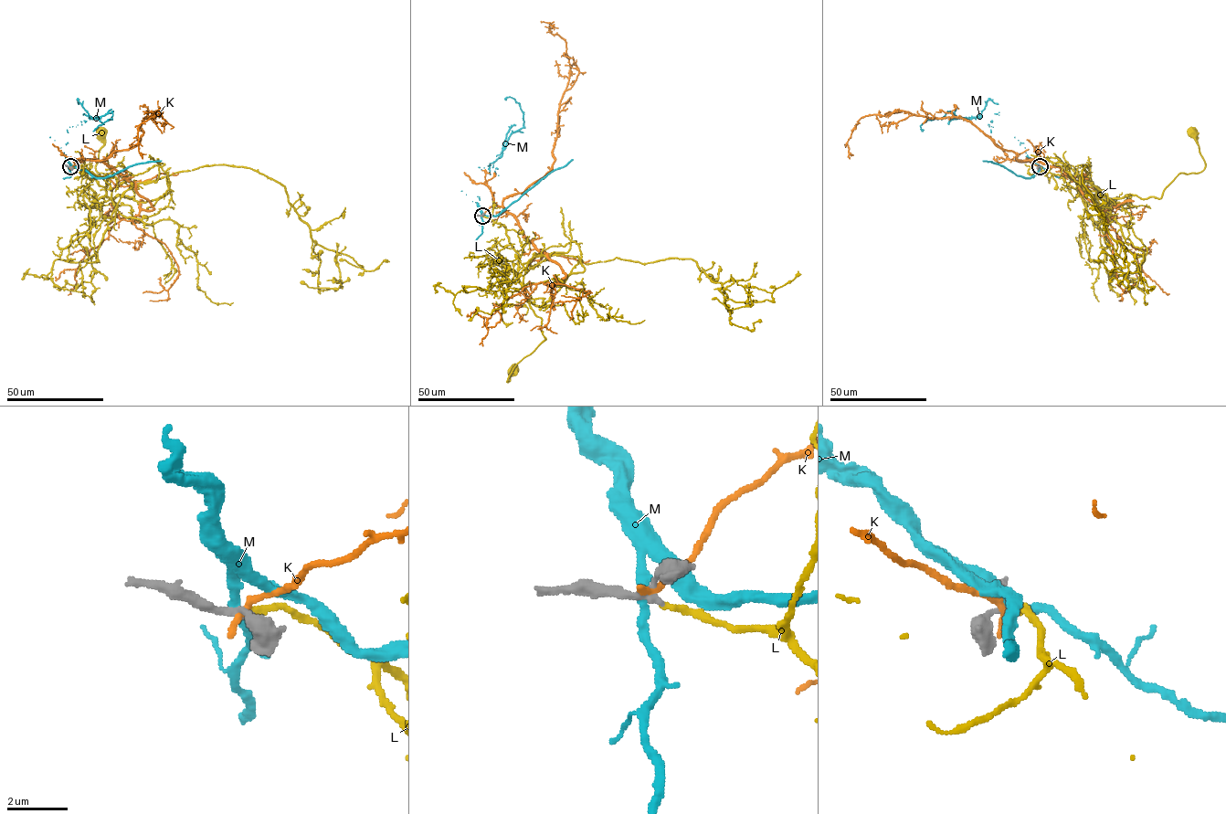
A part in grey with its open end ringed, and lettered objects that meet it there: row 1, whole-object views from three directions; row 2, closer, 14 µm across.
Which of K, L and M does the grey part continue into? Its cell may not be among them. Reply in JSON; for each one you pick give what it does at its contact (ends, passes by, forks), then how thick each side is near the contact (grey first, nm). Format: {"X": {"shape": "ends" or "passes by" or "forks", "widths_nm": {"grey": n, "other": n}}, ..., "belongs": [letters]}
{"L": {"shape": "ends", "widths_nm": {"grey": 180, "other": 200}}, "belongs": ["L"]}

